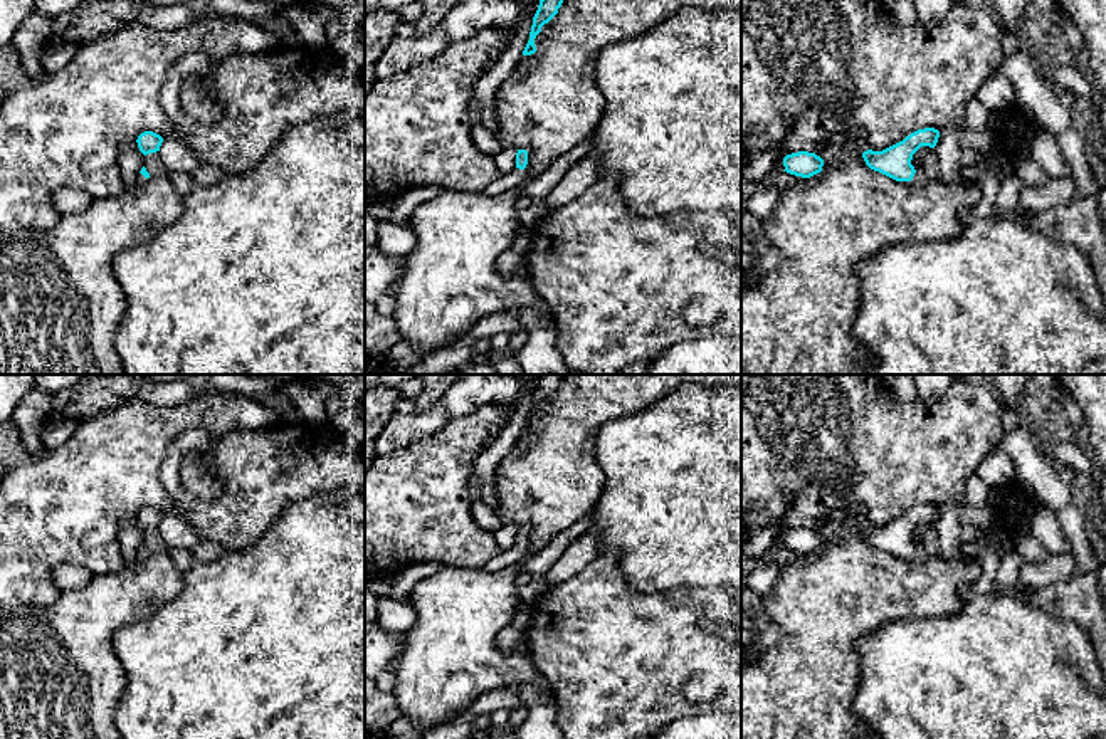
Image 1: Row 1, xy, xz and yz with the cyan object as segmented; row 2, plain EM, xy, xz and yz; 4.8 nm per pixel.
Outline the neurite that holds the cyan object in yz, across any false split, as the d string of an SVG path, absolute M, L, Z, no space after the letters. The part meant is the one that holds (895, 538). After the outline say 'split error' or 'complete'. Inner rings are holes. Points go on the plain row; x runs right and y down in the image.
M924 504L911 509L903 517L882 526L867 526L862 529L866 541L896 558L911 558L913 561L924 561L928 558L921 546L911 541L913 531L921 522L935 524L940 514L940 507L935 504Z | split error

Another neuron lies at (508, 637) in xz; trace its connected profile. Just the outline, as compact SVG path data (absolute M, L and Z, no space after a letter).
M508 625L504 626L496 638L496 647L506 653L516 650L516 643L519 642L523 632L519 632L516 626Z

